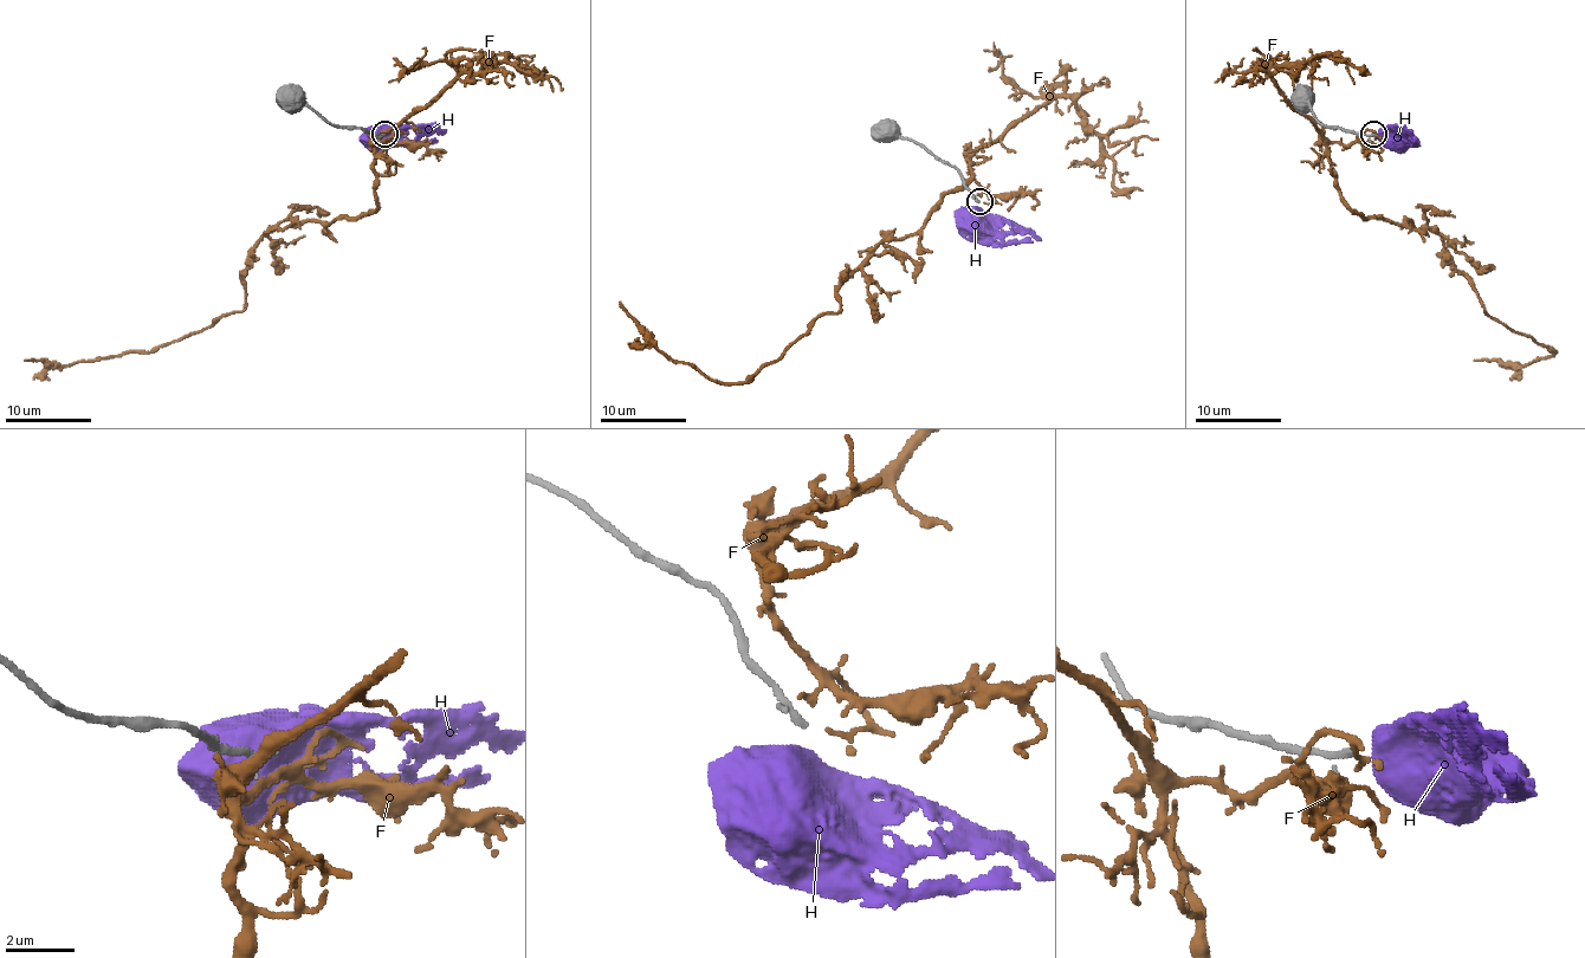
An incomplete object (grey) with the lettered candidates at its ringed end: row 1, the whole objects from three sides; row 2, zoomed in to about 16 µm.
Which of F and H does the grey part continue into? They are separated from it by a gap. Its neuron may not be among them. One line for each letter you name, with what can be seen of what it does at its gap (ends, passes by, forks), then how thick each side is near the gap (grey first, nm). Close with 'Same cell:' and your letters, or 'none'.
Same cell: none

